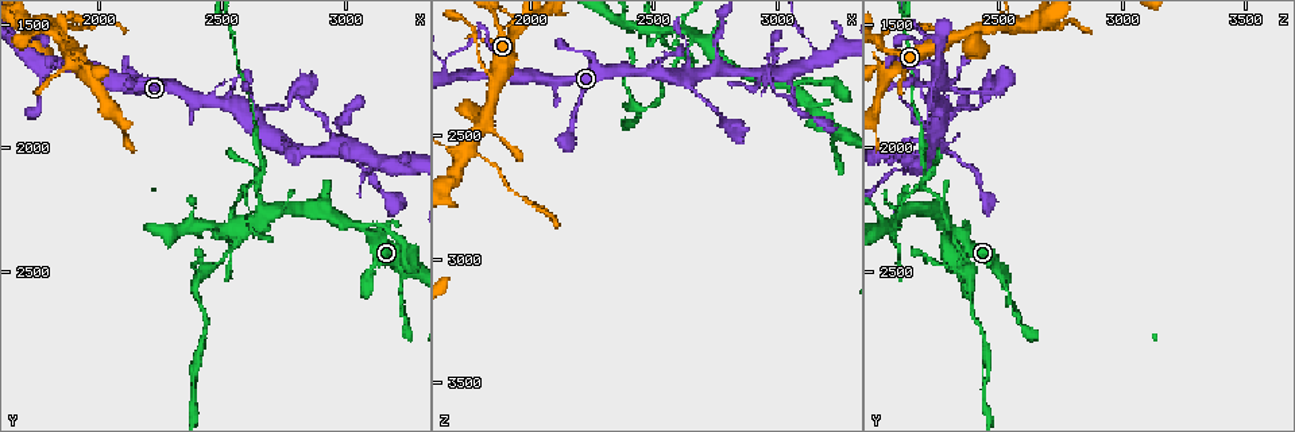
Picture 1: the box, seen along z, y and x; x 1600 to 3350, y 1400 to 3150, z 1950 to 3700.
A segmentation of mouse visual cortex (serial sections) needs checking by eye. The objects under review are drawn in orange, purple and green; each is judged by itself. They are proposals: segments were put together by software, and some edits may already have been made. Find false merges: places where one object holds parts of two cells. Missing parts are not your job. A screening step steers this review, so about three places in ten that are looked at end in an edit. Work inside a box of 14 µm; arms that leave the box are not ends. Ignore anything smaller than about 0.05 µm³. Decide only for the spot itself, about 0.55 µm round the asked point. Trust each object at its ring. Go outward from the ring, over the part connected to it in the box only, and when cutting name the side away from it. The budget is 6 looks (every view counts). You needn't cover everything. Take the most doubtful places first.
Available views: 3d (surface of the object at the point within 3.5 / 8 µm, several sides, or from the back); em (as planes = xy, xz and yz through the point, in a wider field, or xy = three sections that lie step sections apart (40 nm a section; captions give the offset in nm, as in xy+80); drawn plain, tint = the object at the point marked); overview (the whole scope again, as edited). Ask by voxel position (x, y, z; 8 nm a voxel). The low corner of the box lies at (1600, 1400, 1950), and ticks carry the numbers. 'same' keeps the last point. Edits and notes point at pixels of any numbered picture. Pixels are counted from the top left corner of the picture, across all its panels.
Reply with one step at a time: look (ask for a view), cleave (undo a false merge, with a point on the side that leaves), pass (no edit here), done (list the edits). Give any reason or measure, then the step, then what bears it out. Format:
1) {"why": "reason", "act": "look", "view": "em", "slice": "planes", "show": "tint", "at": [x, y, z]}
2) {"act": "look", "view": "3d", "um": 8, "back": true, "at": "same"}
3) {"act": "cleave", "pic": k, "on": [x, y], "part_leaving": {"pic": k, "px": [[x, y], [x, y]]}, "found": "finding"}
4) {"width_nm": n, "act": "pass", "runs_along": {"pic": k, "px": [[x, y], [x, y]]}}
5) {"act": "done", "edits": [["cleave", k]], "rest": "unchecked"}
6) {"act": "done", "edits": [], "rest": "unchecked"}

{"why": "a fork", "act": "look", "view": "3d", "um": 3.5, "at": [1850, 1560, 2270]}

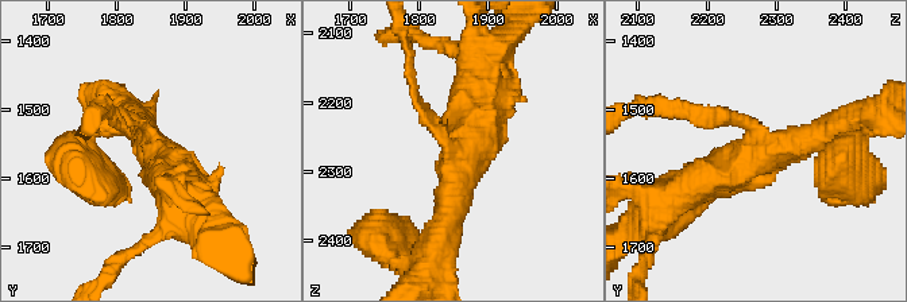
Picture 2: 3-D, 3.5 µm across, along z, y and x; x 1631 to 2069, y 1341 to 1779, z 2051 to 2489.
{"act": "pass", "runs_along": {"pic": 2, "px": [[684, 192], [747, 158], [837, 126]]}, "found": "all the same cell"}

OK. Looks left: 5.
{"why": "three-way junction", "act": "look", "view": "3d", "um": 8, "at": [3060, 2320, 2290]}

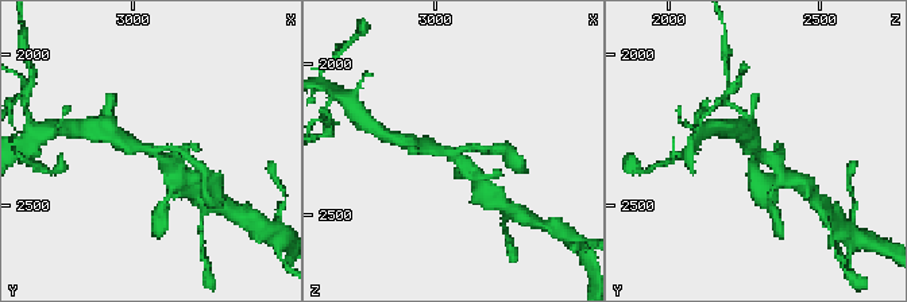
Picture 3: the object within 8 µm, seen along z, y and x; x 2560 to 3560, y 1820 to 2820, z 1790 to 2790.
{"why": "zoom in", "act": "look", "view": "3d", "um": 3.5, "at": [3050, 2330, 2310]}

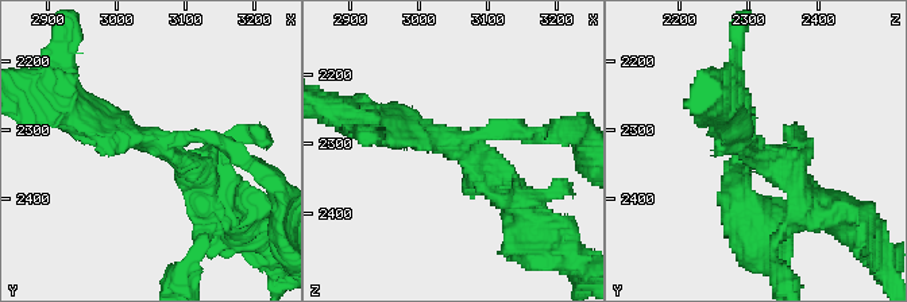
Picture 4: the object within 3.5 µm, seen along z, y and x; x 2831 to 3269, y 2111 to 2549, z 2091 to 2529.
{"arm_widths_nm": [200, 300, 300], "act": "pass", "found": "all the same cell"}

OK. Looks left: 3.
{"why": "a fork", "act": "look", "view": "3d", "um": 3.5, "at": [2640, 2160, 2180]}

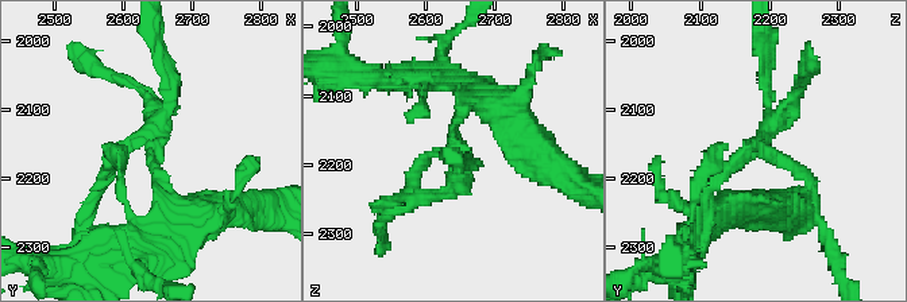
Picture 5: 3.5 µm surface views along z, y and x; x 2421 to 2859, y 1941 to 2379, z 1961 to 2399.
{"act": "look", "view": "em", "slice": "xy", "step": 2, "show": "tint", "at": [2640, 2155, 2170]}

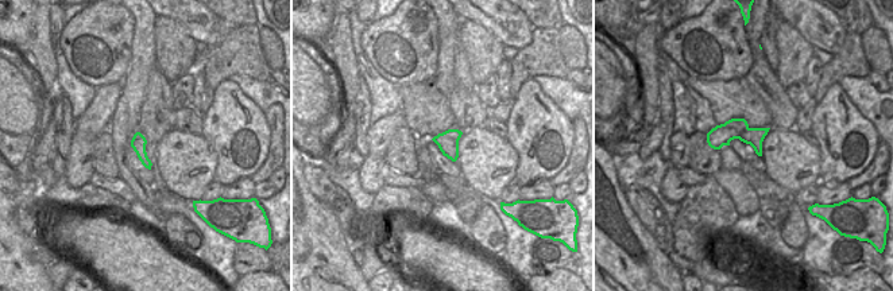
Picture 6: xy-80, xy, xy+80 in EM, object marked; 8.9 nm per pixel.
{"act": "cleave", "pic": 5, "on": [159, 64], "border": {"pic": 6, "px": [[749, 128], [738, 138]]}, "found": "a second cell is stuck on"}

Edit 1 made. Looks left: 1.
{"act": "done", "edits": [["cleave", 5]], "rest": "unchecked"}

